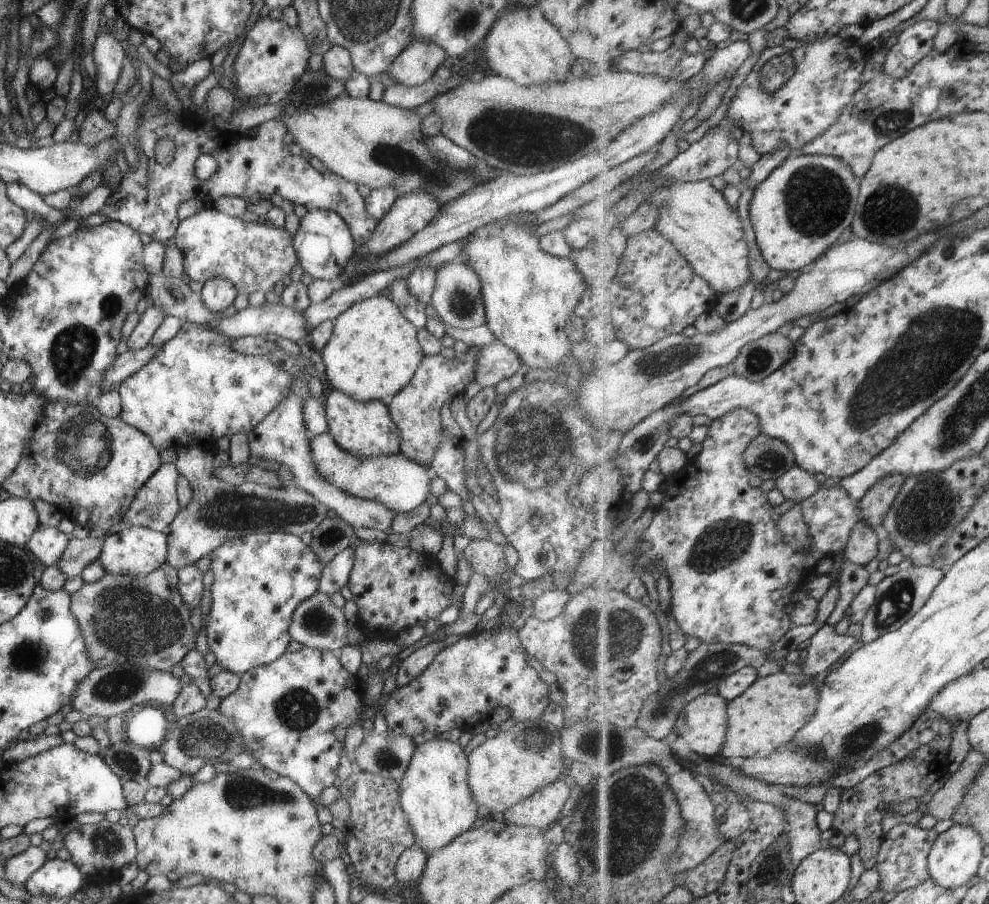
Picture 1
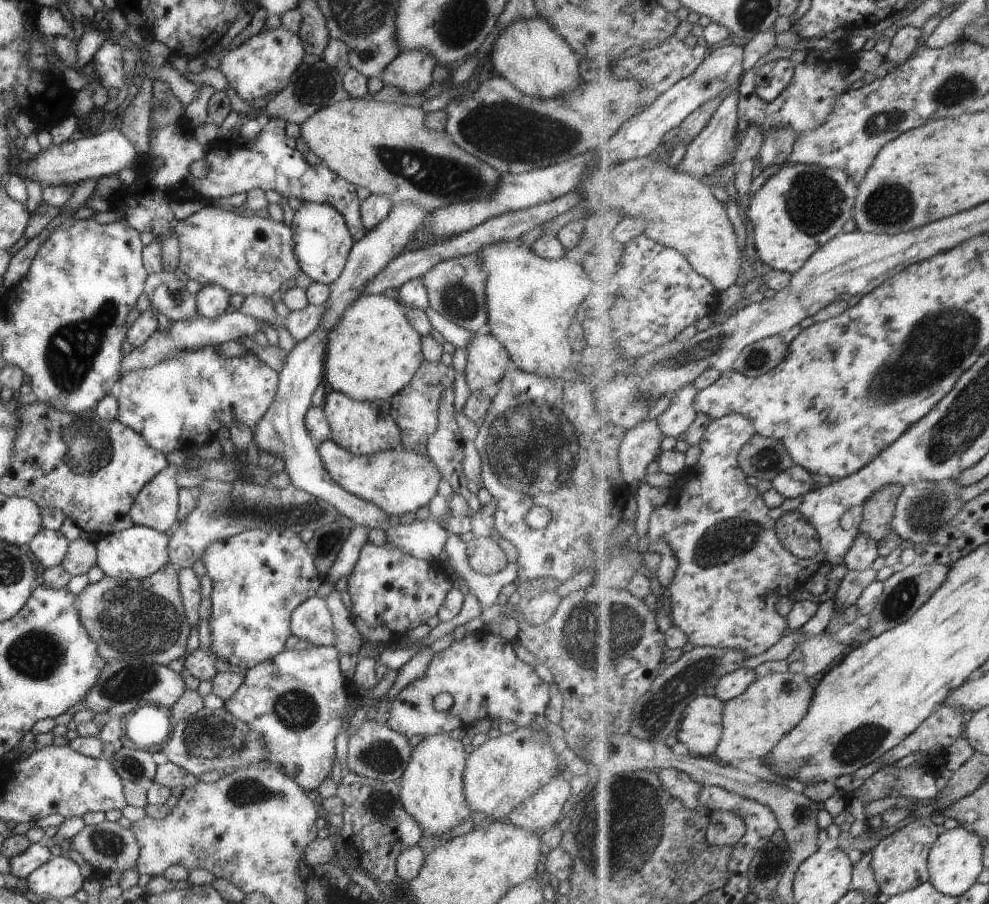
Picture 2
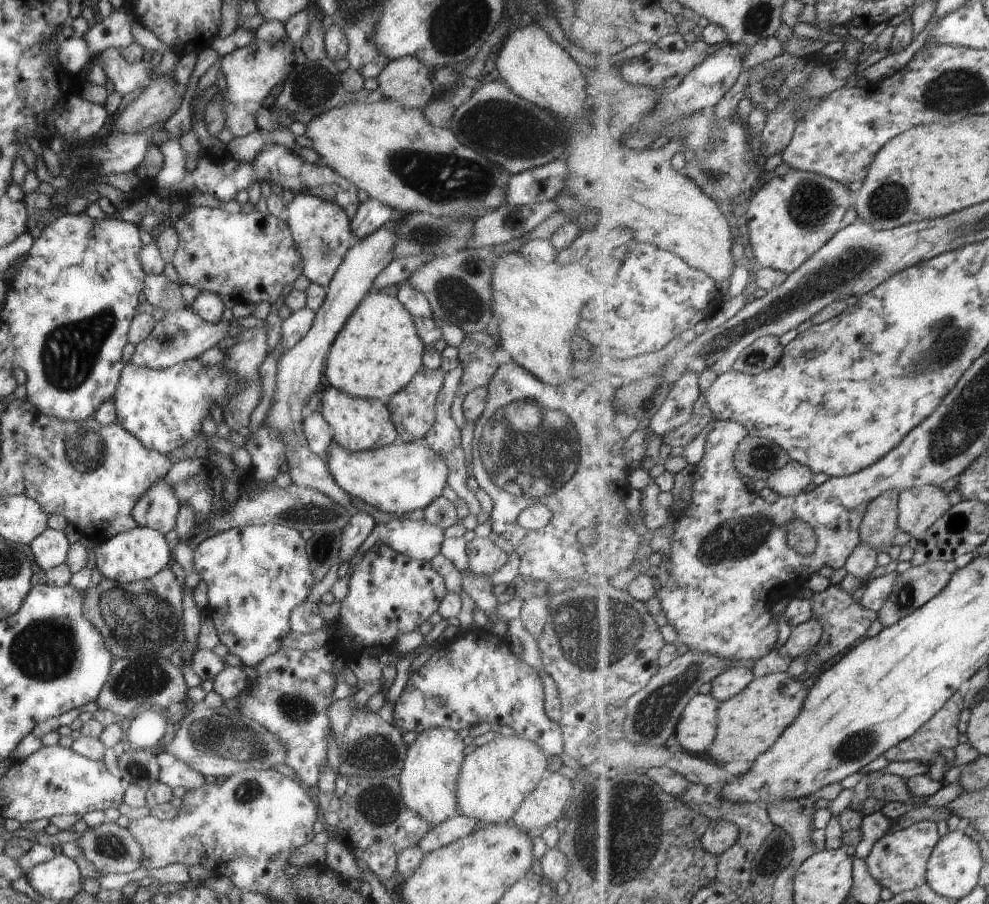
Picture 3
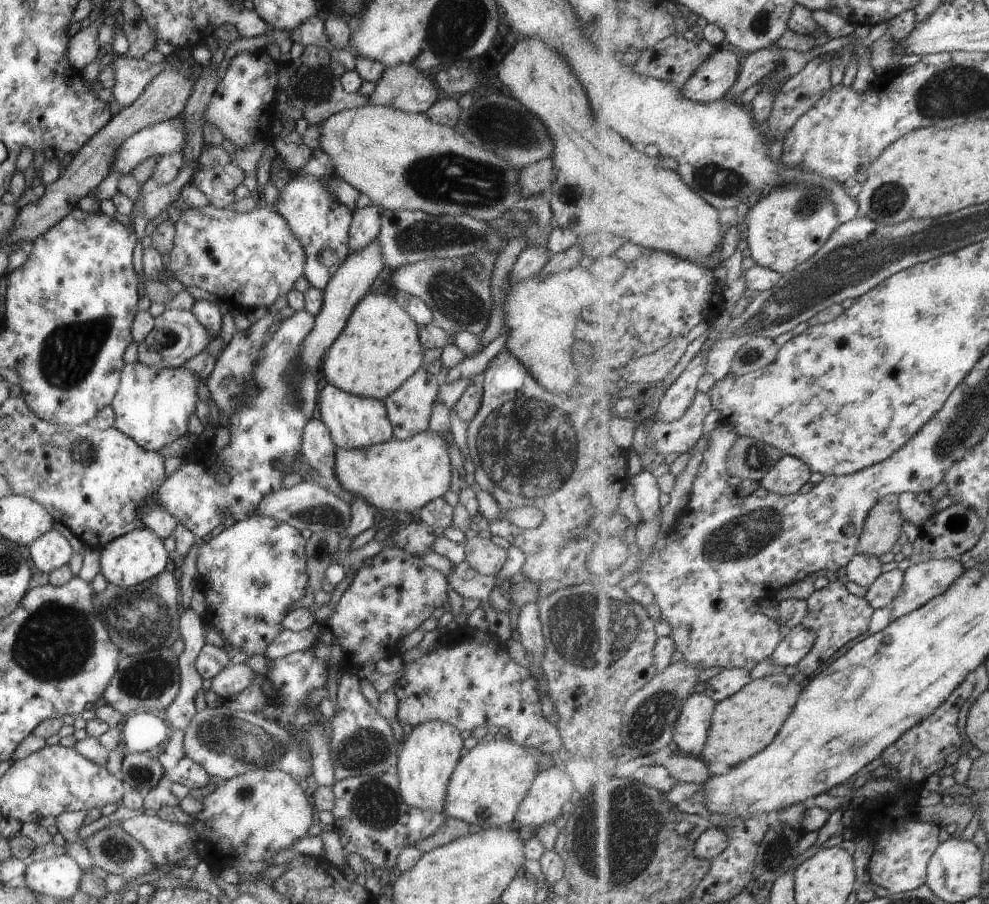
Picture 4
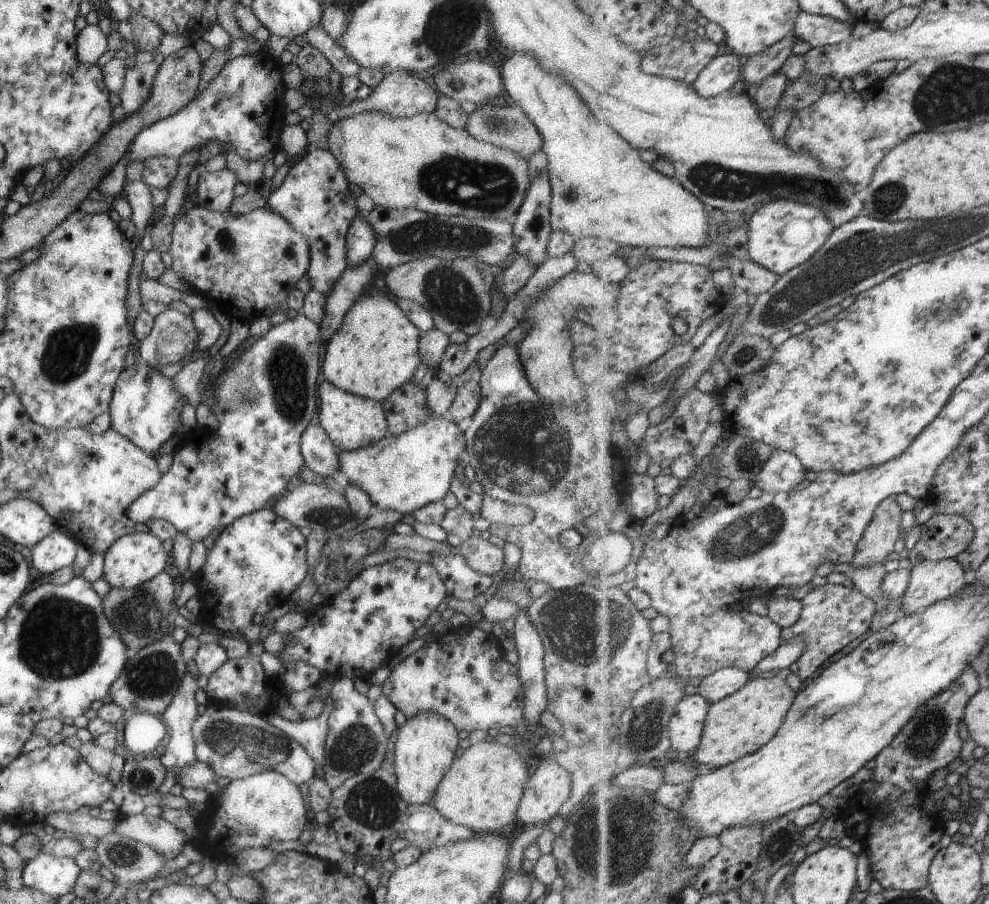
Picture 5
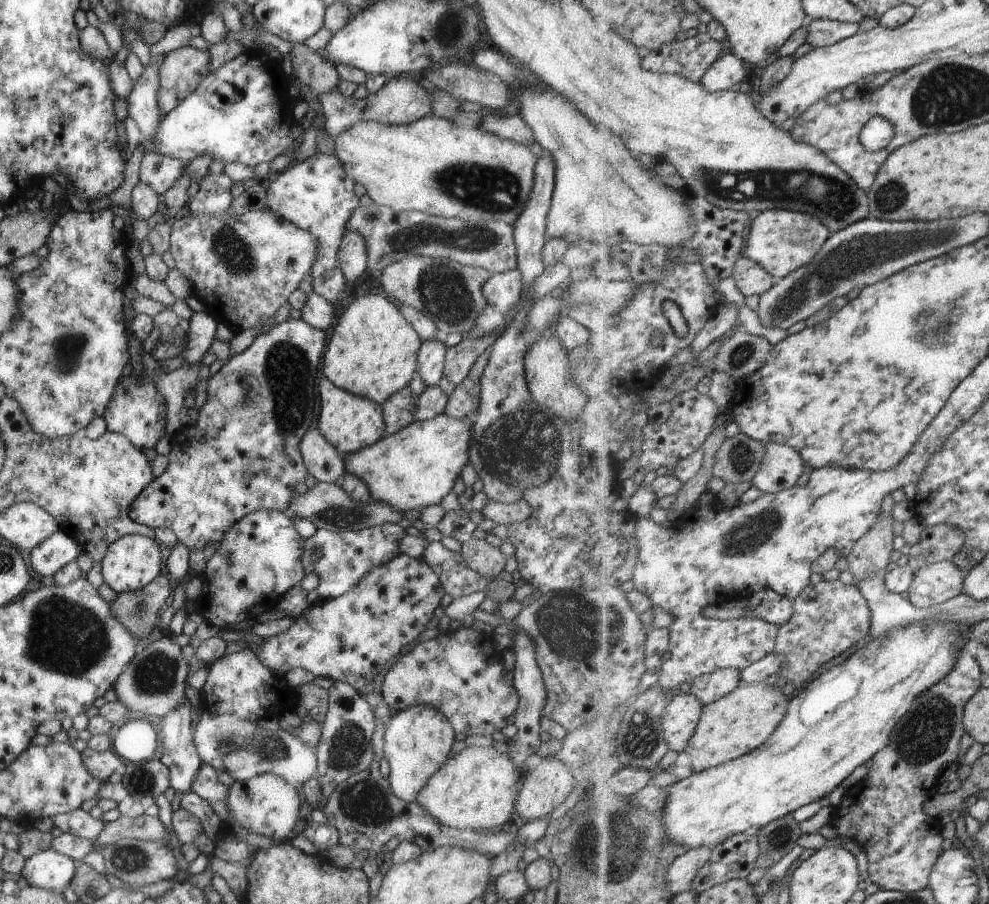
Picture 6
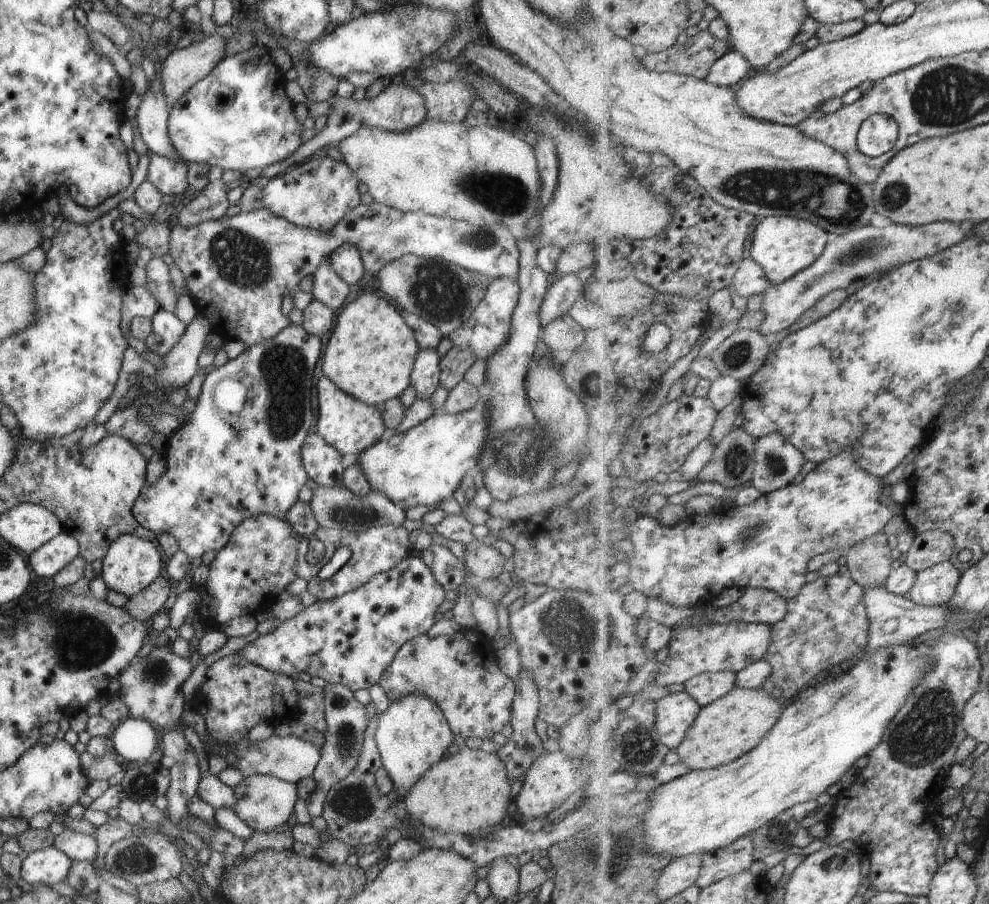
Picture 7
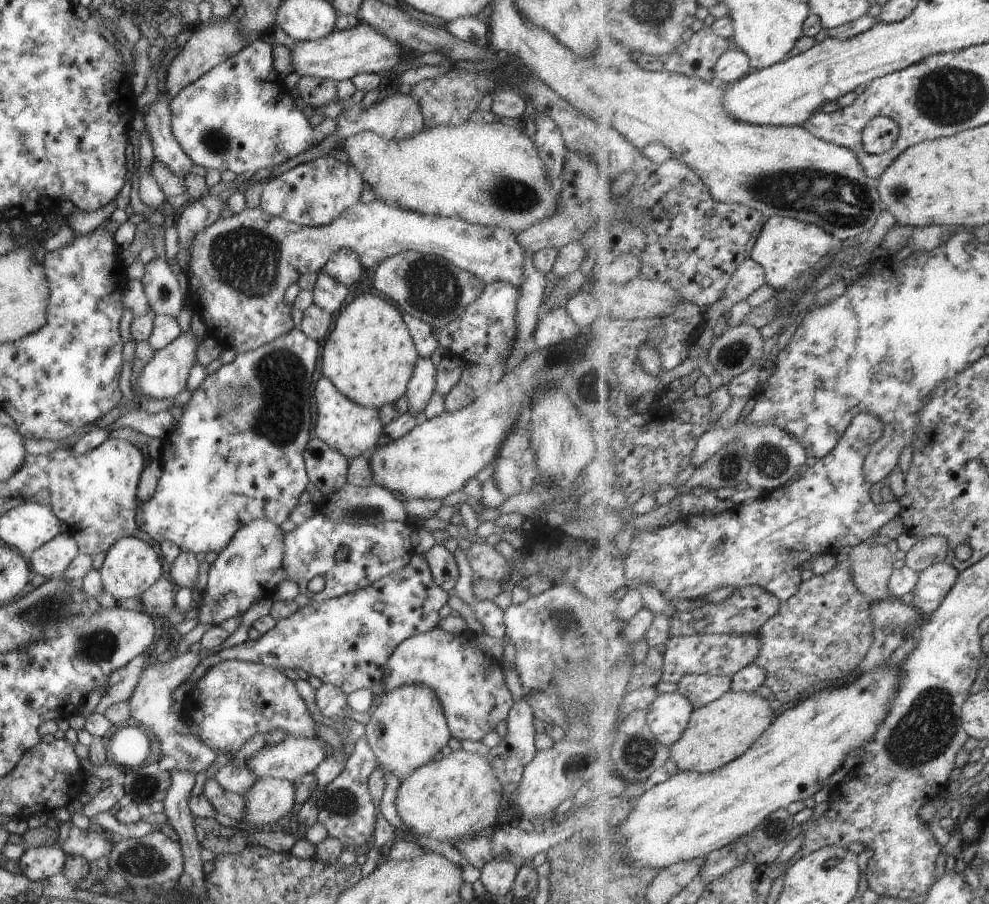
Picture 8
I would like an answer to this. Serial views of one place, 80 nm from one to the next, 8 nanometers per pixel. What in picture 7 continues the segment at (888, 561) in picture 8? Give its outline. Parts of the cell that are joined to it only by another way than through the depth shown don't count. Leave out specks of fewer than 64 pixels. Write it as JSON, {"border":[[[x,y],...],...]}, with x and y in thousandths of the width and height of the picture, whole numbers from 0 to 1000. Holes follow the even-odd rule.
{"border":[[[894,587],[888,588],[856,608],[856,626],[866,649],[895,649],[903,631],[897,593]]]}

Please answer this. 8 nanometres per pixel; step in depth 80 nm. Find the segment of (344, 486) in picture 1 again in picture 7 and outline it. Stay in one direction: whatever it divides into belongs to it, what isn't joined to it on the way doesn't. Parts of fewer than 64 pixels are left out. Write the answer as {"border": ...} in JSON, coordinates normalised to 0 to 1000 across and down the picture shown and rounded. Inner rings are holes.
{"border":[[[481,447],[478,451],[474,454],[465,456],[464,458],[455,459],[454,457],[448,456],[448,454],[443,454],[439,456],[436,460],[433,460],[428,467],[424,467],[420,471],[413,473],[412,476],[399,479],[395,481],[391,487],[383,486],[381,489],[375,491],[366,498],[360,511],[365,519],[365,522],[369,525],[370,532],[374,538],[375,542],[383,543],[385,546],[388,546],[395,555],[399,558],[403,556],[410,564],[416,561],[438,560],[442,555],[448,554],[451,550],[454,550],[457,544],[463,540],[466,529],[472,523],[478,523],[480,521],[481,509],[483,502],[485,501],[486,491],[489,490],[490,477],[492,471],[491,460],[493,459],[493,448]]]}

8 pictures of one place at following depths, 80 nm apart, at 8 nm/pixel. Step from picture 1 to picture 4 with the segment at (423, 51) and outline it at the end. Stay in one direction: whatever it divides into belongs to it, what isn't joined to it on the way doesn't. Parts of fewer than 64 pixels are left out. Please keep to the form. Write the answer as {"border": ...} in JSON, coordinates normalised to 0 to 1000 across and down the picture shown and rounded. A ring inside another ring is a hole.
{"border":[[[412,70],[388,74],[374,104],[374,116],[392,117],[411,125],[429,125],[442,111],[442,98],[426,79]]]}

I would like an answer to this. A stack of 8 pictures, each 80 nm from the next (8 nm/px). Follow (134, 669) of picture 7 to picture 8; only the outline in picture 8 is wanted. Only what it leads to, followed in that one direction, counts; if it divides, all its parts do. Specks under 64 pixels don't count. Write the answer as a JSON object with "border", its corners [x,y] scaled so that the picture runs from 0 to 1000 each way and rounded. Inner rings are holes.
{"border":[[[200,719],[199,721],[187,721],[187,722],[183,722],[181,725],[177,725],[176,727],[173,727],[172,729],[170,729],[167,732],[161,731],[159,729],[155,729],[152,728],[150,726],[148,726],[148,731],[146,737],[144,738],[144,742],[139,751],[139,757],[137,757],[137,760],[134,761],[134,764],[132,765],[131,770],[127,773],[129,782],[131,783],[131,798],[135,799],[139,802],[143,802],[147,805],[149,805],[149,809],[152,812],[157,813],[157,816],[159,819],[161,819],[161,827],[163,829],[164,832],[164,836],[173,836],[174,838],[177,840],[177,845],[175,851],[177,852],[182,852],[182,853],[189,853],[192,855],[195,855],[196,857],[201,854],[201,853],[207,853],[207,851],[209,850],[209,847],[211,847],[211,845],[213,845],[214,843],[216,843],[217,841],[220,840],[219,835],[215,832],[215,829],[212,829],[210,825],[207,825],[207,823],[205,823],[203,820],[200,820],[199,816],[197,816],[197,814],[195,814],[195,812],[193,812],[193,810],[191,810],[191,808],[189,808],[189,803],[187,803],[186,796],[183,792],[183,788],[177,788],[174,784],[174,779],[176,777],[176,774],[173,773],[173,765],[175,765],[175,763],[177,763],[177,761],[179,761],[179,759],[181,759],[181,757],[185,756],[191,748],[191,746],[193,746],[193,742],[195,741],[195,739],[197,739],[198,735],[200,733],[199,731],[199,723],[201,722],[202,719]]]}

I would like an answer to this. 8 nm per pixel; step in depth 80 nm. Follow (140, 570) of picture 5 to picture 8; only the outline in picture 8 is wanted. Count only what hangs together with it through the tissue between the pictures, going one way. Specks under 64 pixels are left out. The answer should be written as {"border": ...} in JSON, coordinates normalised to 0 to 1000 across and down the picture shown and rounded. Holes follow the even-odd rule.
{"border":[[[120,594],[106,610],[100,635],[103,653],[110,655],[116,663],[129,663],[141,660],[162,638],[163,625],[151,602],[138,594]]]}

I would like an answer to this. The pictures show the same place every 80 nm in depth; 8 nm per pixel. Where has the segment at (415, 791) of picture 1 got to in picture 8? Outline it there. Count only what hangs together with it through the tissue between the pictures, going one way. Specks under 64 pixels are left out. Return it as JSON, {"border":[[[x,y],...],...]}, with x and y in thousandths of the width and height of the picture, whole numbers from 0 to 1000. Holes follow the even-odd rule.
{"border":[[[420,757],[389,765],[368,803],[368,813],[382,845],[403,863],[436,842],[456,816],[444,773],[435,761]]]}

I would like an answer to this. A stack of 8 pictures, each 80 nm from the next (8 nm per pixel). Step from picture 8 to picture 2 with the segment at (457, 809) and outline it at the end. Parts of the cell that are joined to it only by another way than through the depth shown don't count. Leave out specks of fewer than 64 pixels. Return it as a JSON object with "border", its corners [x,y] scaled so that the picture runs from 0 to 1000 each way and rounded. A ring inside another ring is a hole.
{"border":[[[523,804],[517,810],[507,811],[502,816],[492,817],[481,825],[472,835],[467,858],[468,878],[477,898],[488,899],[496,907],[512,907],[514,898],[525,890],[528,885],[535,883],[543,873],[553,867],[563,853],[563,834],[561,834],[556,816],[549,806]]]}

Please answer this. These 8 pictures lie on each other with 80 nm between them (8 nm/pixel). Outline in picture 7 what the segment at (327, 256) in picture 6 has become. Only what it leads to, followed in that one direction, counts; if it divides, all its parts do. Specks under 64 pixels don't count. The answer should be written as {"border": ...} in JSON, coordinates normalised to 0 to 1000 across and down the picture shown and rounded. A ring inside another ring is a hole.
{"border":[[[323,175],[304,178],[294,188],[285,190],[264,208],[265,228],[274,237],[291,243],[301,251],[332,256],[352,233],[363,226],[362,199],[347,178]],[[332,283],[320,294],[314,304],[316,330],[330,336],[336,345],[341,343],[351,327],[352,314],[338,302]]]}

